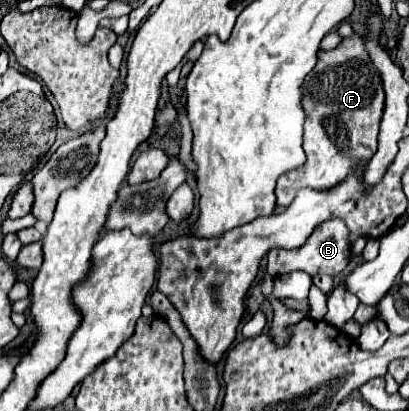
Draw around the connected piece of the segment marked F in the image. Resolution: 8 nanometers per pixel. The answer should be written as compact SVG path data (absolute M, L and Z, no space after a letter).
M361 35L343 39L333 51L321 51L317 69L307 79L307 161L277 179L275 195L279 207L289 207L301 187L327 189L341 183L359 159L371 159L377 151L379 123L385 107L381 75L369 59Z

